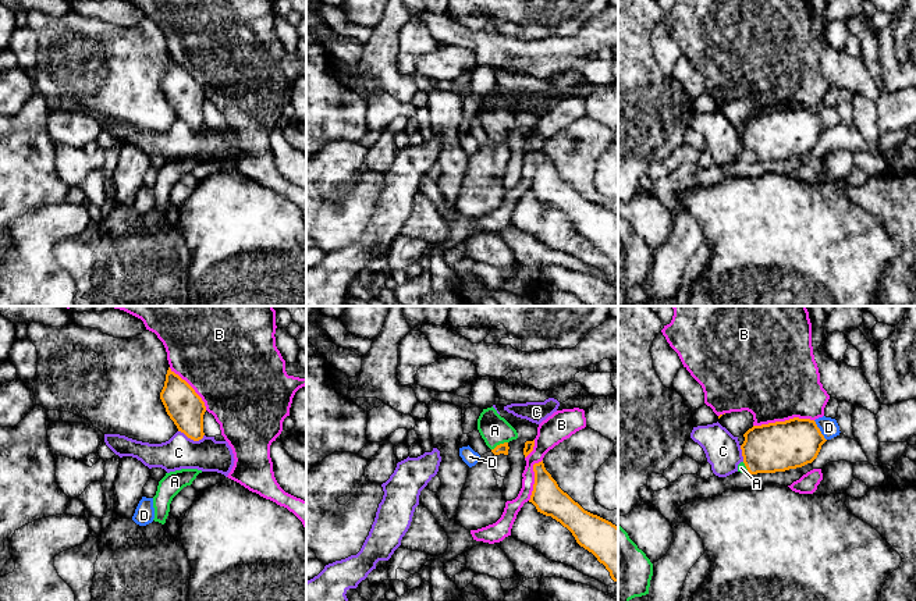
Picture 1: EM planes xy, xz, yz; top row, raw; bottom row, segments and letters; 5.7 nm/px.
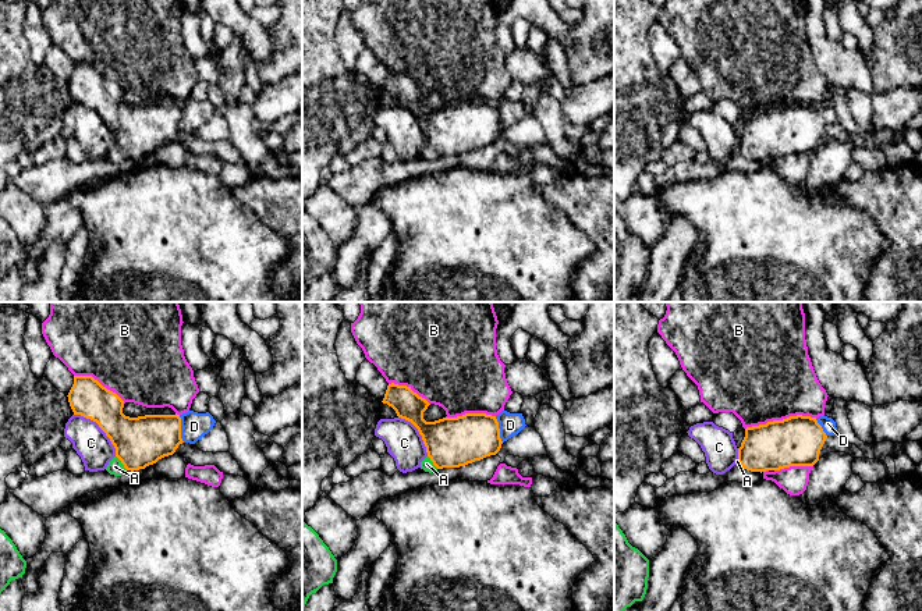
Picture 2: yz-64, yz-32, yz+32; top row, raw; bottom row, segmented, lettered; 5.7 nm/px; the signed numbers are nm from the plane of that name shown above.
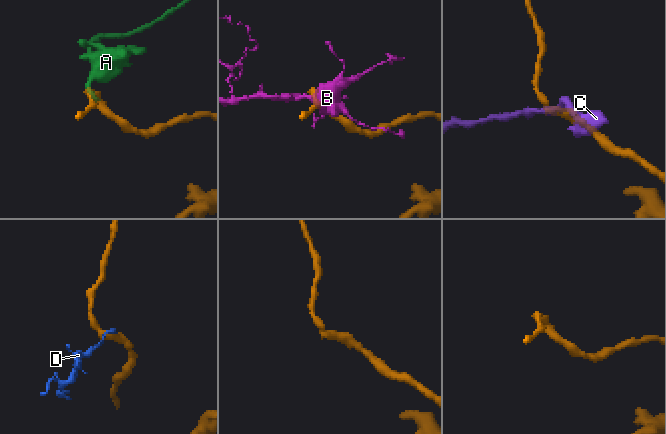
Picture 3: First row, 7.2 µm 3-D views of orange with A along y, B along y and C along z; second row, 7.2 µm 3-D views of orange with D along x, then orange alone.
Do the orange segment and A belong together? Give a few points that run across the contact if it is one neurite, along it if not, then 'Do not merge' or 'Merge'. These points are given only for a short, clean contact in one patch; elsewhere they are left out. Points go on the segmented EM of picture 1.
Line: xz (503, 448), (499, 445), (494, 430). Merge

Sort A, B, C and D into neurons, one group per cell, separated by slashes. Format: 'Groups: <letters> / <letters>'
Groups: A / B / C / D

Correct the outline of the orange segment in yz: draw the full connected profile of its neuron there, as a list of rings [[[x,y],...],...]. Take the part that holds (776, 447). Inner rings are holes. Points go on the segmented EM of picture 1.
[[[799,417],[753,426],[743,437],[745,441],[741,445],[743,460],[738,465],[738,472],[745,474],[775,473],[802,467],[817,458],[821,445],[827,441],[814,420]]]

